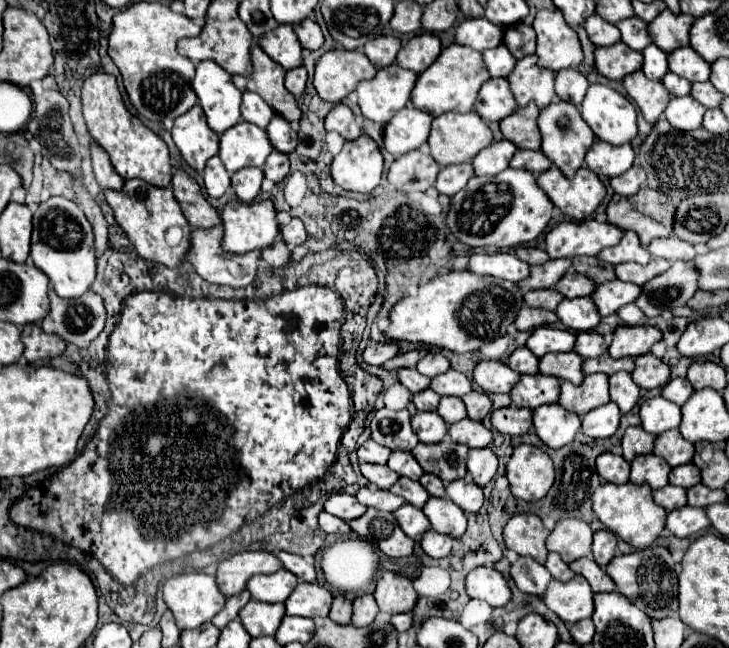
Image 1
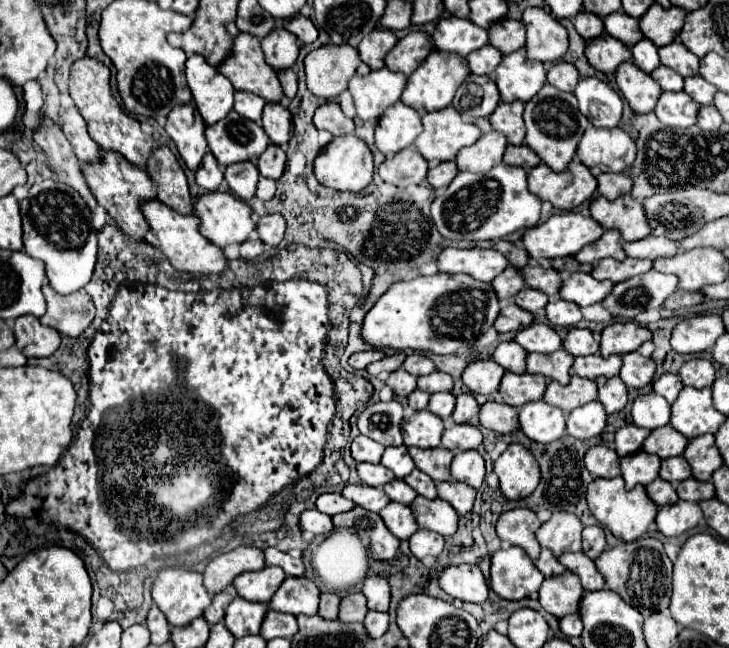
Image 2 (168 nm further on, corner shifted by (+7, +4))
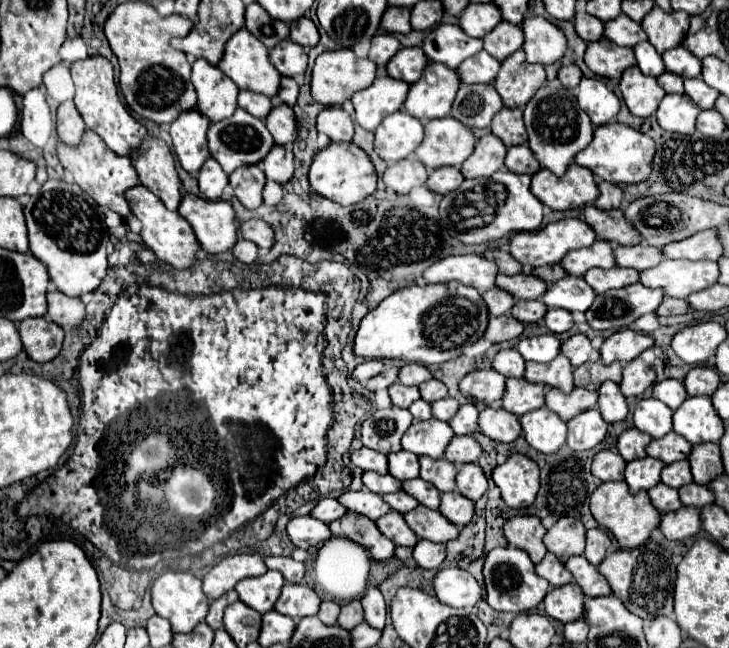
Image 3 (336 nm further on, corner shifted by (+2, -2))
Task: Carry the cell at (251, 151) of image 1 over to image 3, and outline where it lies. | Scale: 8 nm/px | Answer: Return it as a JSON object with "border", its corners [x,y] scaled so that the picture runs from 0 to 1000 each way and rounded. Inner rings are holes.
{"border":[[[325,168],[314,184],[306,184],[300,190],[292,190],[287,196],[287,233],[289,233],[289,242],[295,248],[300,248],[300,255],[306,258],[306,264],[314,270],[320,267],[325,258],[333,258],[333,255],[350,255],[355,248],[364,245],[364,239],[372,233],[372,227],[377,224],[374,221],[374,211],[372,205],[366,202],[364,190],[358,184],[350,184],[344,181],[342,174],[336,174],[333,168]]]}

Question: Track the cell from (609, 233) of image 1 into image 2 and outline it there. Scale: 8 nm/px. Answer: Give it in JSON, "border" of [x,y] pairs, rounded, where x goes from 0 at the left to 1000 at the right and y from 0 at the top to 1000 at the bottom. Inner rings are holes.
{"border":[[[765,329],[765,332],[757,332],[749,344],[722,353],[716,363],[716,375],[719,375],[724,397],[760,400],[760,397],[790,394],[790,387],[796,387],[807,375],[815,375],[826,360],[829,360],[829,353],[812,335],[801,335],[796,329]]]}

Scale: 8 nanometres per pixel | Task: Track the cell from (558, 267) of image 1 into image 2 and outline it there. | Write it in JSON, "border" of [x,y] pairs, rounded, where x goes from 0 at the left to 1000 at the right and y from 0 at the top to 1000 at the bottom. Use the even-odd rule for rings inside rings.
{"border":[[[694,412],[694,418],[689,418],[683,427],[678,427],[672,440],[678,443],[678,449],[680,449],[686,465],[697,461],[697,458],[705,458],[713,446],[719,446],[716,424],[705,412]]]}

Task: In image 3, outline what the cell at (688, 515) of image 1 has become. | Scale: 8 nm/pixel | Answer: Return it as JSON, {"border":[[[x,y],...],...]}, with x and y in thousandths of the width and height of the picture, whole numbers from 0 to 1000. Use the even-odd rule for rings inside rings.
{"border":[[[934,782],[931,789],[912,792],[904,816],[920,835],[934,835],[953,826],[962,816],[962,792],[956,782]]]}

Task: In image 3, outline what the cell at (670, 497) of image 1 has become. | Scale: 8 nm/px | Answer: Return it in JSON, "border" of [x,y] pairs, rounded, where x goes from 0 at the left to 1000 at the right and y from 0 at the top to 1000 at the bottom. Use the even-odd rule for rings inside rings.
{"border":[[[909,745],[893,752],[893,755],[890,755],[890,767],[893,767],[896,782],[898,782],[901,789],[907,789],[907,792],[926,789],[926,785],[931,785],[931,782],[937,779],[934,770],[931,770],[931,761],[929,761],[926,755],[909,748]]]}

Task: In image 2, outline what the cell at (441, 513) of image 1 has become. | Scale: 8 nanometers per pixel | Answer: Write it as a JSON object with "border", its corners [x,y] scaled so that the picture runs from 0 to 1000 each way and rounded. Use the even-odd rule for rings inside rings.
{"border":[[[573,764],[562,779],[562,785],[573,813],[579,816],[598,819],[609,829],[623,826],[623,819],[628,816],[628,801],[631,801],[628,792],[617,782],[617,776],[606,770],[584,770]]]}

